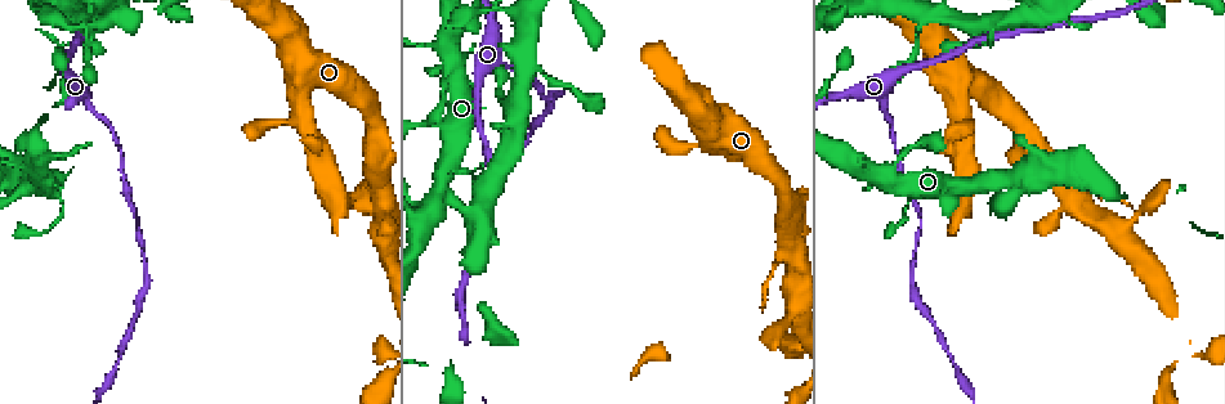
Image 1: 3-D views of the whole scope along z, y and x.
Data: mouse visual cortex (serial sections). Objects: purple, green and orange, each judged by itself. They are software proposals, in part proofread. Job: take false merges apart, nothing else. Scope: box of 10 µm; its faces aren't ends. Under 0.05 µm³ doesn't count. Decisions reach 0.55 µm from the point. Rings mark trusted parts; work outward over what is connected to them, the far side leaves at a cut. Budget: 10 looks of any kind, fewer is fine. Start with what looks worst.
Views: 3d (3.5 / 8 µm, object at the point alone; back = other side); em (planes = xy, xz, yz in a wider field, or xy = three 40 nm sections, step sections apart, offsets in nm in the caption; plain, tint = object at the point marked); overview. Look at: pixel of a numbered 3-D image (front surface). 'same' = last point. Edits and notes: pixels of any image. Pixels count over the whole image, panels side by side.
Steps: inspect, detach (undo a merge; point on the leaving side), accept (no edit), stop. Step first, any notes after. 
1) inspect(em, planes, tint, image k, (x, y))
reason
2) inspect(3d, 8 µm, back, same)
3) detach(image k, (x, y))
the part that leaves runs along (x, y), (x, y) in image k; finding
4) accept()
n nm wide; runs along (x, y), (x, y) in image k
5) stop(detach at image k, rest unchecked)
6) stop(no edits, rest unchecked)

inspect(3d, 8 µm, image 1, (456, 65))
thick turns thin

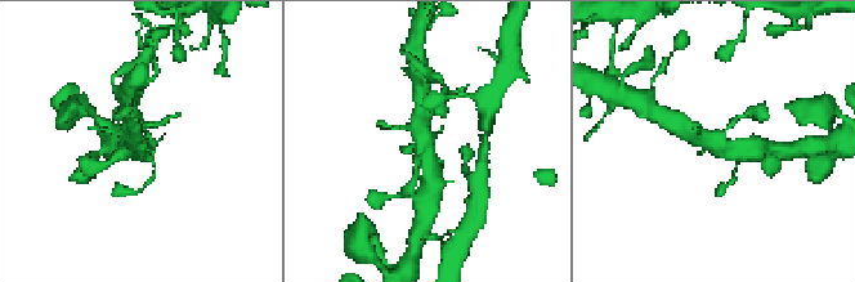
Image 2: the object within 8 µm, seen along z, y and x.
inspect(3d, 3.5 µm, same)
zoom in

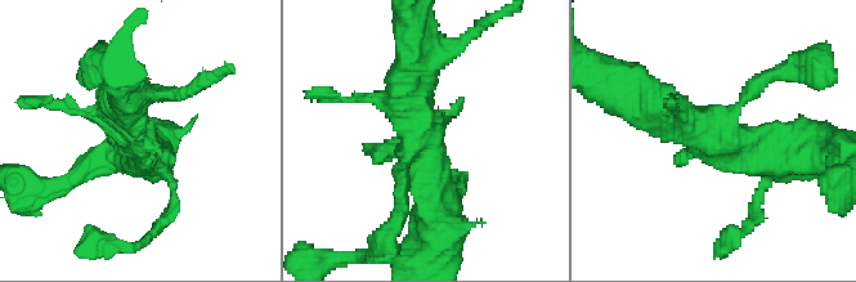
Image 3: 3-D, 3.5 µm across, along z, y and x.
inspect(em, xy, step 2, tint, image 3, (719, 138))

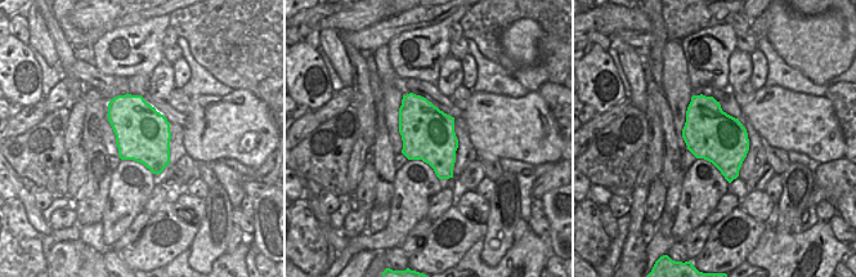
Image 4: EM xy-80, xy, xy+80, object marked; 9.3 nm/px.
accept()
500 nm wide; runs along (802, 143), (766, 152), (641, 104) in image 3; all the same cell

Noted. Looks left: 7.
inspect(3d, 3.5 µm, back, image 1, (513, 71))
calibre changes

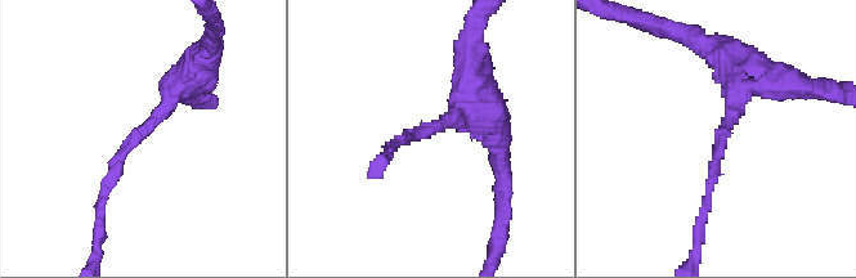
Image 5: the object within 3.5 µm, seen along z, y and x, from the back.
inspect(em, planes, tint, image 5, (428, 128))

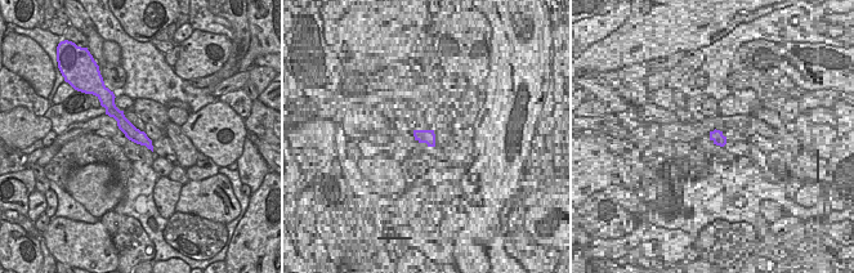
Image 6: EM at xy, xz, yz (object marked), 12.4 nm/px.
accept()
180 nm wide; runs along (111, 106), (121, 121), (148, 143) in image 6; continuous, no second cell

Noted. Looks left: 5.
inspect(3d, 3.5 µm, image 1, (16, 173))
sharp bend

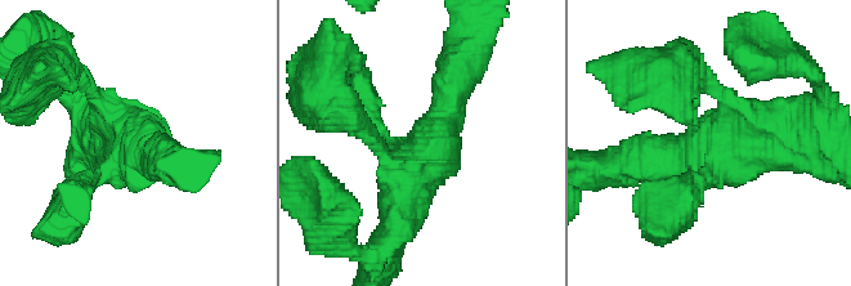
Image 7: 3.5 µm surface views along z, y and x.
inspect(em, xy, step 3, tint, image 7, (136, 140))
4 arms; arms of 150, 300, 500, 500 nm; need the tissue

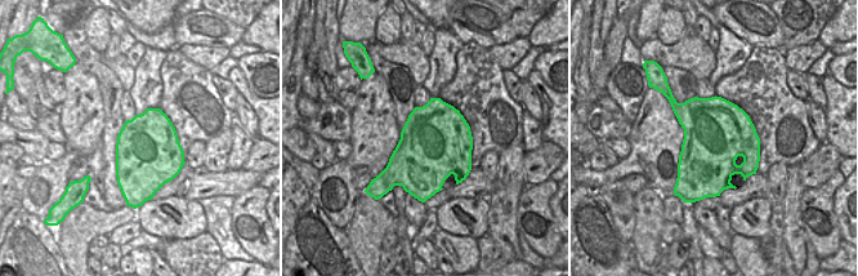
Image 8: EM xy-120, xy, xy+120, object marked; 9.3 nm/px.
accept()
runs along (458, 68), (426, 164), (399, 214) in image 7; one cell here

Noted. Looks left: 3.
inspect(em, xy, step 5, tint, image 1, (963, 114))
three-way junction

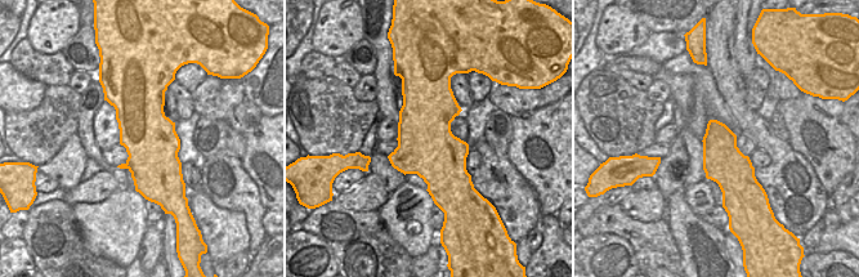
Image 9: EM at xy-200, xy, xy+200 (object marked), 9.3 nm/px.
inspect(3d, 3.5 µm, back, same)
wider look

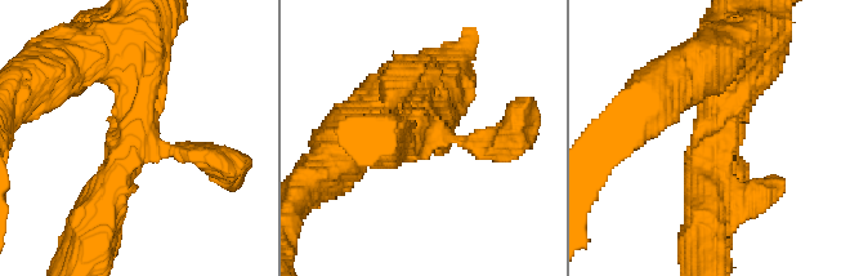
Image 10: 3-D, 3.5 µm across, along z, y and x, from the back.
accept()
3 arms; arms of 250, 450, 600 nm; runs along (119, 56), (134, 138), (98, 214) in image 10; one cell here

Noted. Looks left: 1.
stop(no edits, rest unchecked)

